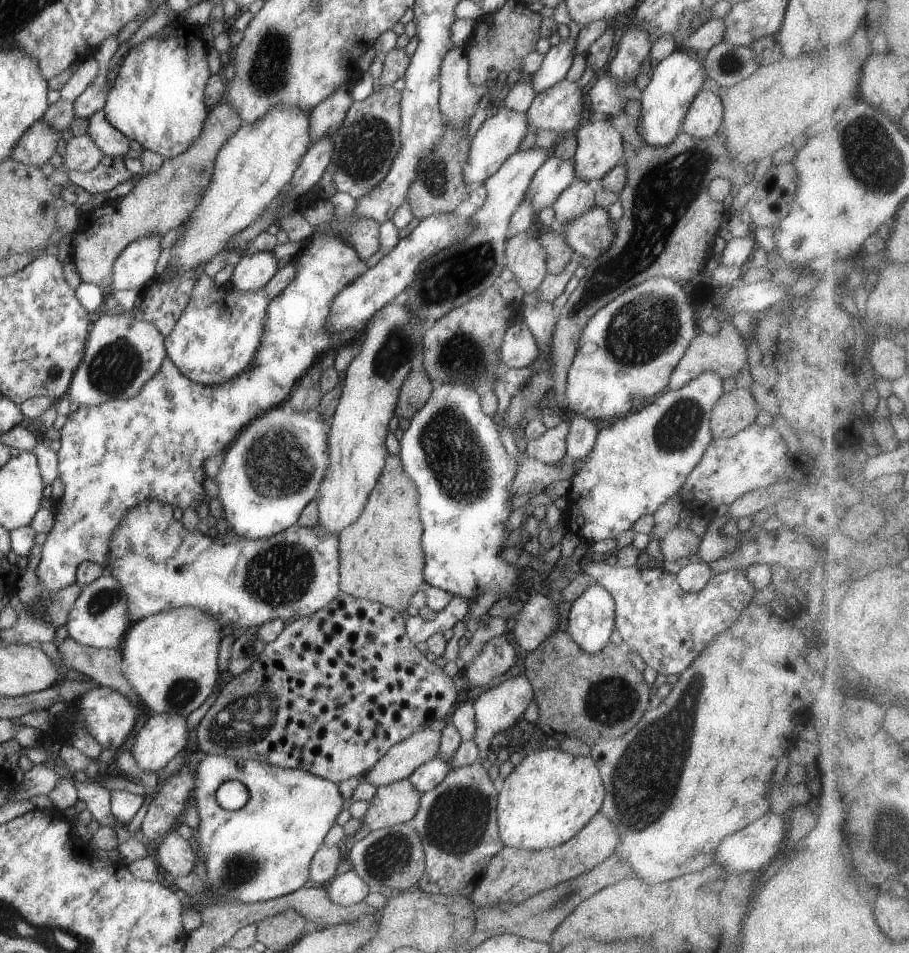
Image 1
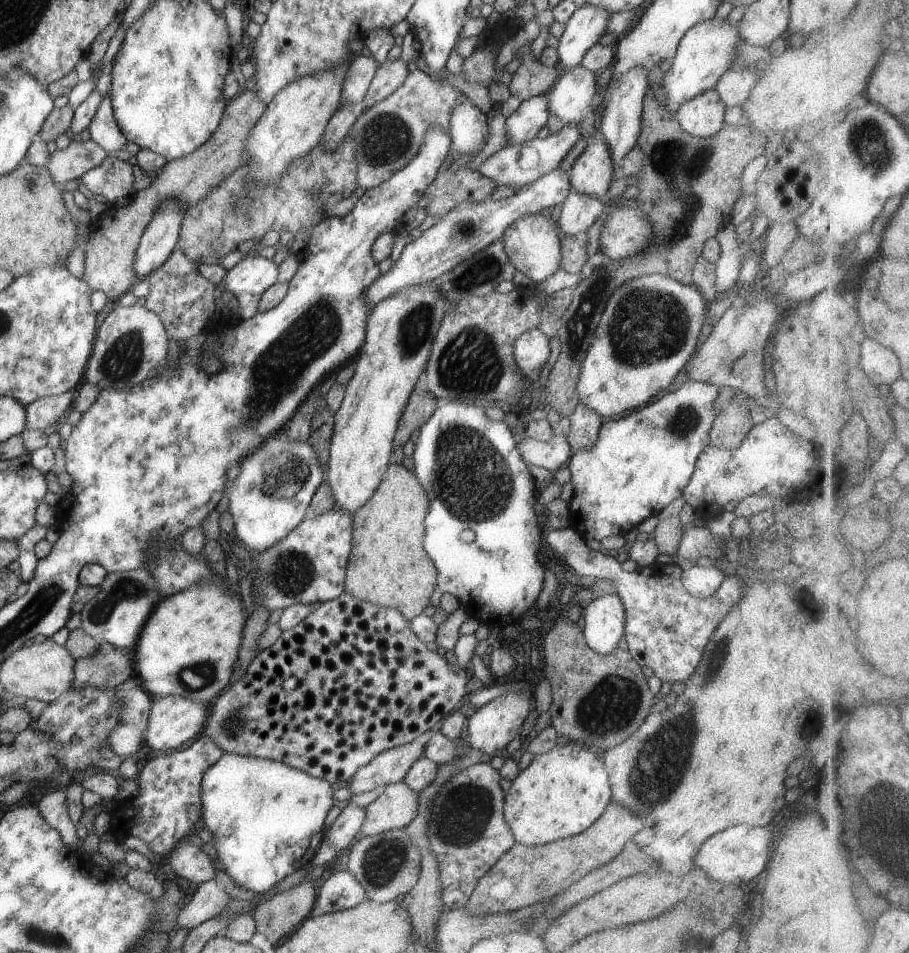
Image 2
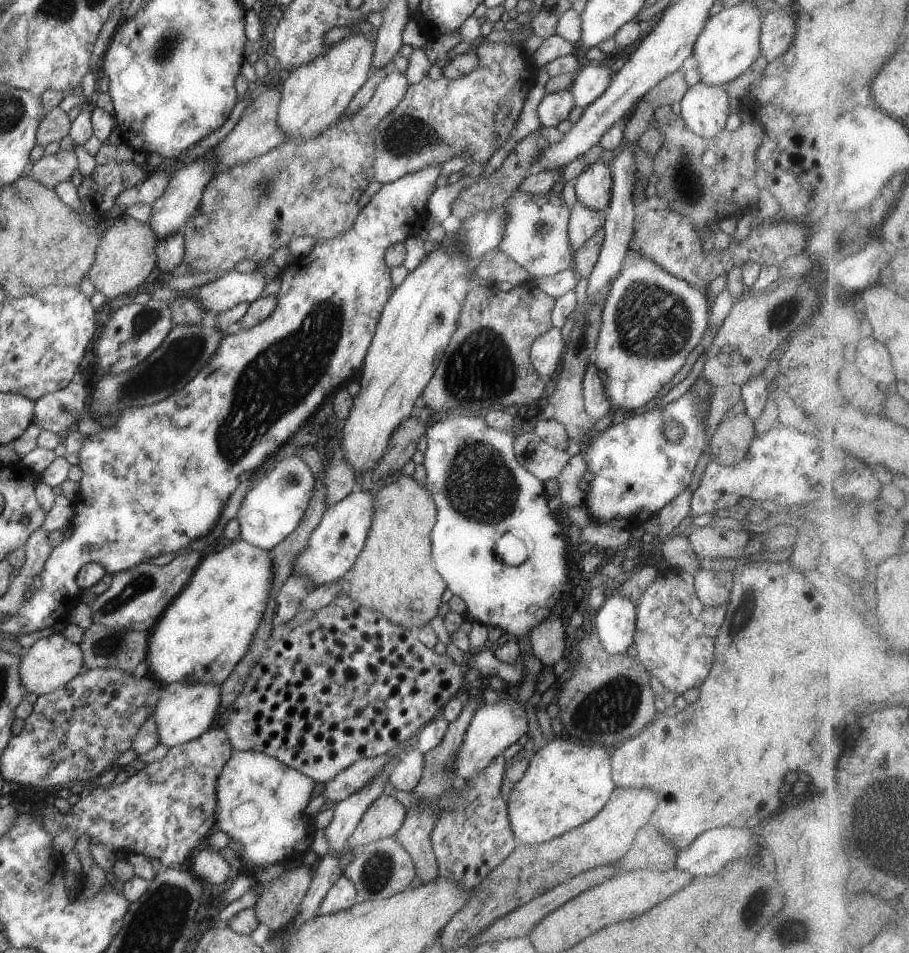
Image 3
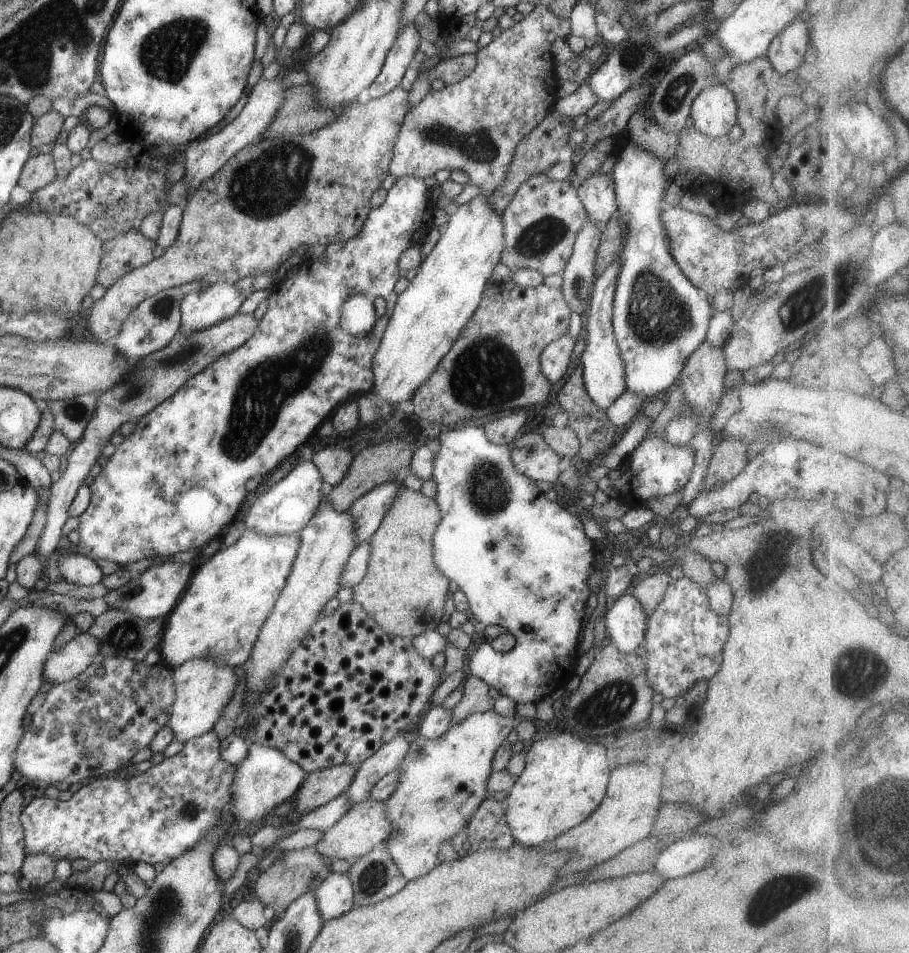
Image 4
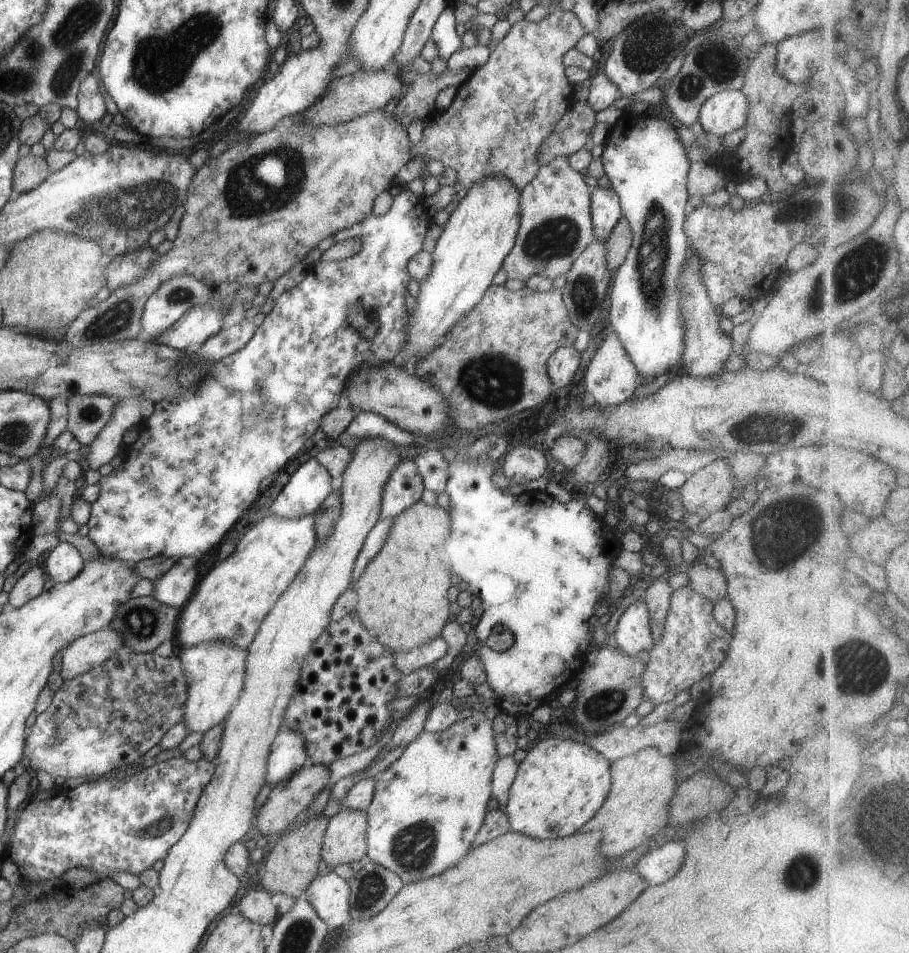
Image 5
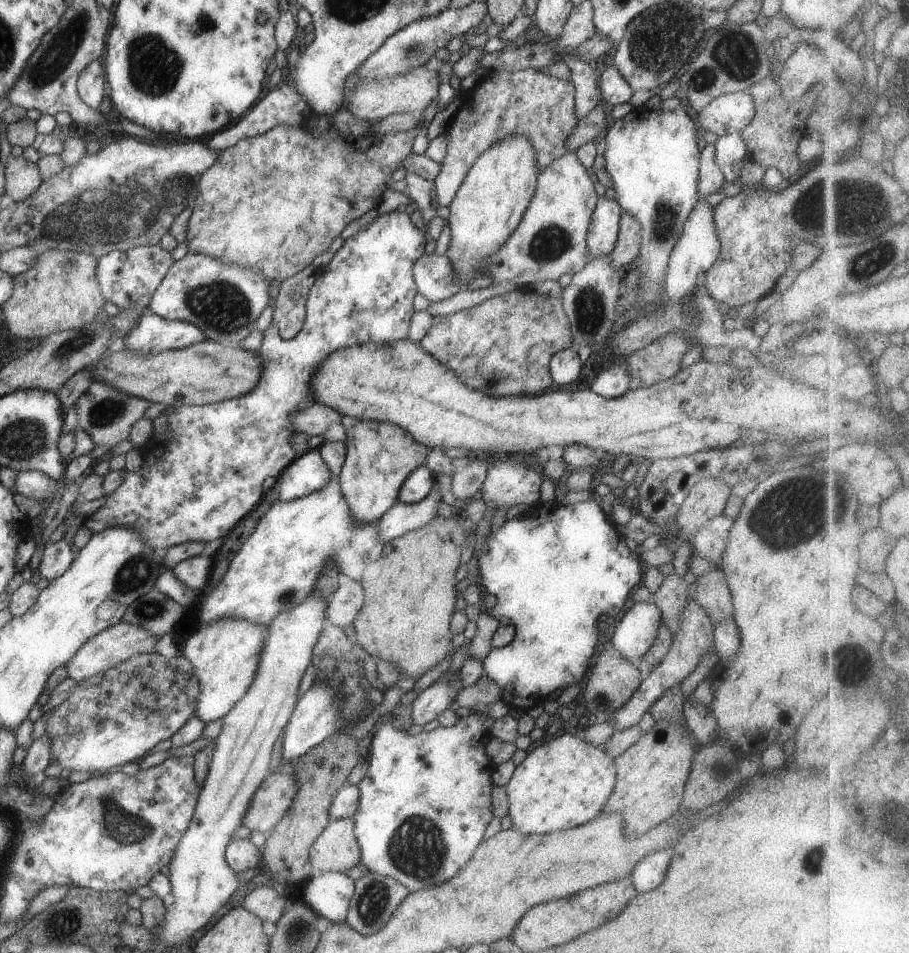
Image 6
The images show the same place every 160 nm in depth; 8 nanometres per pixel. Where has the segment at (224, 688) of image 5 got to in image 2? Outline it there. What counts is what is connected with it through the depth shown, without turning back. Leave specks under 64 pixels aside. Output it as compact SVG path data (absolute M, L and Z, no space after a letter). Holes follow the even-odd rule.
M174 695L156 699L151 706L149 721L145 730L145 746L152 748L154 754L171 753L178 750L184 742L190 742L205 728L208 706L202 701L190 700Z

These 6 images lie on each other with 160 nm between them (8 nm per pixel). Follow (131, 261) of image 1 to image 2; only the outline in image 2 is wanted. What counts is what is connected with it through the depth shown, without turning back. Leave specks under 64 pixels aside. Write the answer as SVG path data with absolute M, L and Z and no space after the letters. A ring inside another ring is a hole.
M164 201L155 210L135 252L134 272L139 279L161 267L177 248L184 215L176 201Z

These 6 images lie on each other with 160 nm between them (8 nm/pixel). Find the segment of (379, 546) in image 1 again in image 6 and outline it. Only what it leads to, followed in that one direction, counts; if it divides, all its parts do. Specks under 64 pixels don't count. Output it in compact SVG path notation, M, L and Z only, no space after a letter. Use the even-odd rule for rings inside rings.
M437 516L426 526L389 540L384 545L384 554L378 562L366 568L362 580L364 605L354 622L354 642L375 661L383 660L399 668L402 678L420 678L446 658L453 649L450 628L451 618L456 612L456 570L461 565L462 550L469 545L465 530L456 516L448 519Z

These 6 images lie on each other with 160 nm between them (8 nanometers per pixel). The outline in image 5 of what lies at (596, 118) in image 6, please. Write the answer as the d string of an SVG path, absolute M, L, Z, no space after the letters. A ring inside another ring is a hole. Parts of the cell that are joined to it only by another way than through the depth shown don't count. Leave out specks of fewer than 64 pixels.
M585 98L572 103L541 146L539 163L543 165L558 157L568 158L589 146L591 130L596 125L596 113Z

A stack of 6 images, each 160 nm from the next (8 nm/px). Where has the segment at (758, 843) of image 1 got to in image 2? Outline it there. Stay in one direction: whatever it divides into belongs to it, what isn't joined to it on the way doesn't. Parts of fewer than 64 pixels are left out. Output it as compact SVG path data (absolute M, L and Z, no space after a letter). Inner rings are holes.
M734 826L710 836L702 846L700 852L694 858L694 864L702 868L714 880L726 884L742 884L757 878L764 873L768 862L769 846L772 834L768 828L750 828L750 826Z

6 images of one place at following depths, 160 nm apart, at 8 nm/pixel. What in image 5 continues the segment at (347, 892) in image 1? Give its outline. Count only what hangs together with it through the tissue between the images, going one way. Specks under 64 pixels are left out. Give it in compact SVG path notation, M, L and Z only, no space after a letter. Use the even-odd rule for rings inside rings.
M332 871L316 876L302 894L330 929L340 929L352 920L349 903L351 888L346 882Z

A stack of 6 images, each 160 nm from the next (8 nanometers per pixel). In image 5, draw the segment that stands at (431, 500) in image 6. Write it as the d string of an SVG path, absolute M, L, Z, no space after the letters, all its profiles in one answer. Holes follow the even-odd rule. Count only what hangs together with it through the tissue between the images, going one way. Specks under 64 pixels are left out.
M382 517L370 530L353 566L351 574L353 584L358 581L364 568L374 558L374 555L384 546L393 526L393 520L392 517Z

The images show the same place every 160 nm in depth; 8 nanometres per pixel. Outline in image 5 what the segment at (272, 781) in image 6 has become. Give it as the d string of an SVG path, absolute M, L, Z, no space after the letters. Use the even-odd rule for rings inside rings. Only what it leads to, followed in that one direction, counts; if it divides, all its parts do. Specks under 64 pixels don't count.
M325 765L304 766L297 770L286 782L275 784L270 794L255 814L255 826L261 835L272 840L279 836L288 826L294 823L307 810L316 794L327 784L330 770Z

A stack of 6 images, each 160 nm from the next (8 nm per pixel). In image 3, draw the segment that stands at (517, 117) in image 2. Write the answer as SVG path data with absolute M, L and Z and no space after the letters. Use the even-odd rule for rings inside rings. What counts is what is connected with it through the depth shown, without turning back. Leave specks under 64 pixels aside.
M570 89L559 93L546 93L538 105L538 118L541 126L556 128L575 107L575 100Z

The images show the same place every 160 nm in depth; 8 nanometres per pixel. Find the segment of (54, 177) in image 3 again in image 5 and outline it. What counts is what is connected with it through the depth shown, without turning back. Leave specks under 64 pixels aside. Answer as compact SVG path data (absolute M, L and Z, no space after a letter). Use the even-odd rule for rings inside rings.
M28 154L19 158L13 170L12 198L15 199L22 193L30 192L40 186L49 174L48 163L44 157Z

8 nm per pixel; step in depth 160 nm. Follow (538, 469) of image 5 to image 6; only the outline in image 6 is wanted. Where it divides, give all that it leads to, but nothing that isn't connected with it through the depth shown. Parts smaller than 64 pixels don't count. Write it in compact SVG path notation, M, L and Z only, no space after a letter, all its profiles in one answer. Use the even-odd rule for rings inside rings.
M498 460L487 470L487 477L483 482L478 494L480 500L488 506L493 505L502 512L514 505L526 505L532 507L540 500L540 484L543 482L541 476L535 471L526 469L522 464L514 460Z

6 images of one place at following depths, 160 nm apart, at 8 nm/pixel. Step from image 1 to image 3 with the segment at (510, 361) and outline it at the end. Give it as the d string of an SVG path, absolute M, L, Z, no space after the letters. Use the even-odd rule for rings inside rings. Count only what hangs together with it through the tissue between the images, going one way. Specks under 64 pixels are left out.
M552 327L531 346L530 358L536 372L548 380L560 366L565 340L558 327Z

